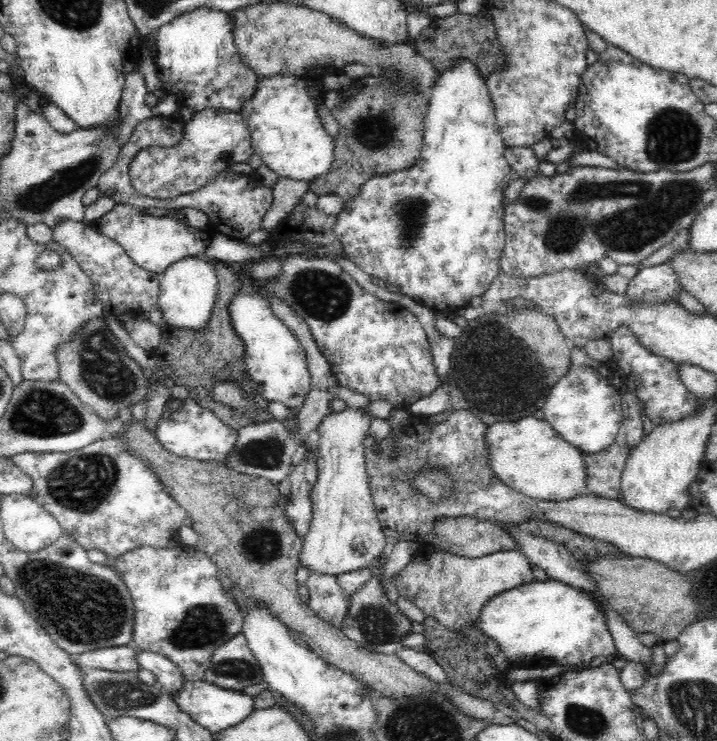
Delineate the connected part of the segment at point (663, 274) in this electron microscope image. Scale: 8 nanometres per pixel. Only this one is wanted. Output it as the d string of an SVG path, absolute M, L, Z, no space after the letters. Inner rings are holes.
M662 263L651 267L639 267L638 272L631 278L626 293L630 301L674 299L678 302L678 292L682 289L671 266Z

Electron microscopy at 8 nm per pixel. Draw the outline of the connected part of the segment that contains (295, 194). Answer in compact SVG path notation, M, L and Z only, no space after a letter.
M278 177L276 184L271 187L273 204L260 223L259 229L274 232L277 225L292 212L292 208L310 192L310 187L310 181L292 181L288 177Z

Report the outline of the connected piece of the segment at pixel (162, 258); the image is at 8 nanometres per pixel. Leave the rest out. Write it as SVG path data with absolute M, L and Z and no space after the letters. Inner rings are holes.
M126 203L116 204L111 212L88 224L122 246L136 266L160 275L186 255L202 255L211 240L204 229L192 227L171 216L150 216L143 208L128 206Z

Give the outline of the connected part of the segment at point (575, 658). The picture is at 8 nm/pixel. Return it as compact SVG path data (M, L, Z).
M534 580L512 588L492 598L482 609L479 624L482 634L497 642L510 663L514 657L523 655L544 658L548 663L583 665L617 653L607 612L597 598L561 580Z

